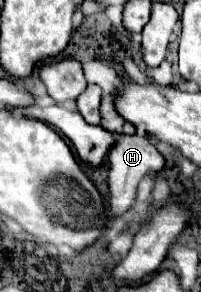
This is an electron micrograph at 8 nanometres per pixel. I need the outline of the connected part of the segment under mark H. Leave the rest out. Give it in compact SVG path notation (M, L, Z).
M118 134L118 140L114 142L114 146L110 148L110 154L108 154L108 162L110 162L110 176L108 176L108 186L110 186L110 208L112 208L112 214L114 216L120 216L124 214L134 198L136 198L136 188L138 188L138 182L148 174L148 172L160 172L164 168L164 158L162 154L156 150L156 146L150 142L150 138L146 134L130 134L130 136L120 136Z

